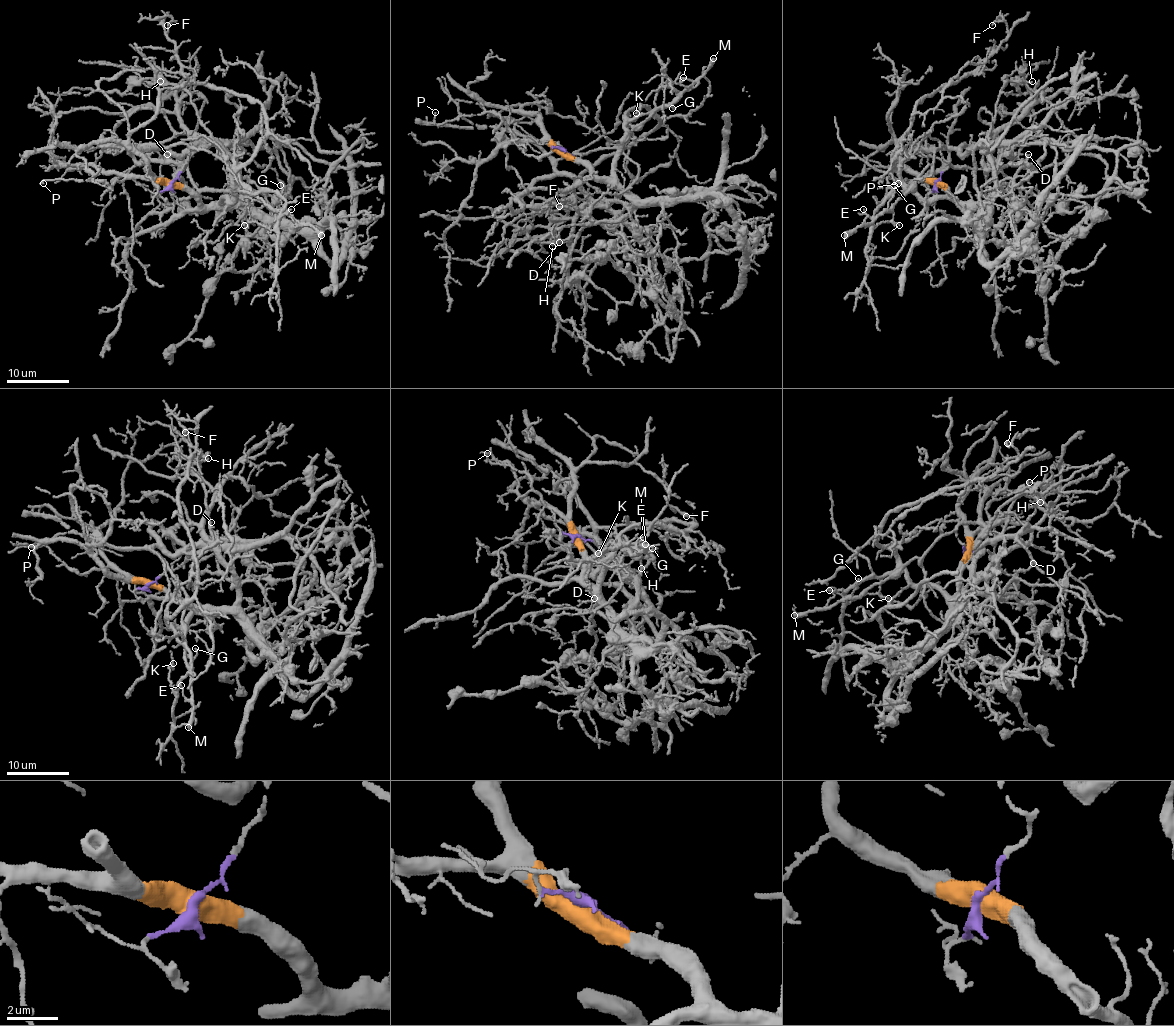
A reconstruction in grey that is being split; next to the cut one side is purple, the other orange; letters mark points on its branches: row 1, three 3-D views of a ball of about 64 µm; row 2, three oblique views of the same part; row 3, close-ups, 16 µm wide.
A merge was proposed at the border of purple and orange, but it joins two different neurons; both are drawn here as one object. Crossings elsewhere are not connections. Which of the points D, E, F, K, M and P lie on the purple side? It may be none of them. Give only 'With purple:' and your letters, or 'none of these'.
With purple: E, M

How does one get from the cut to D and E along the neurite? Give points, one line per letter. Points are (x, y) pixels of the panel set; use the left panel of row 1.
D: (170, 183), (186, 188), (204, 205), (235, 203), (240, 198), (235, 188), (200, 189), (186, 166), (167, 155)
E: (171, 183), (190, 149), (204, 149), (299, 223), (291, 209)

